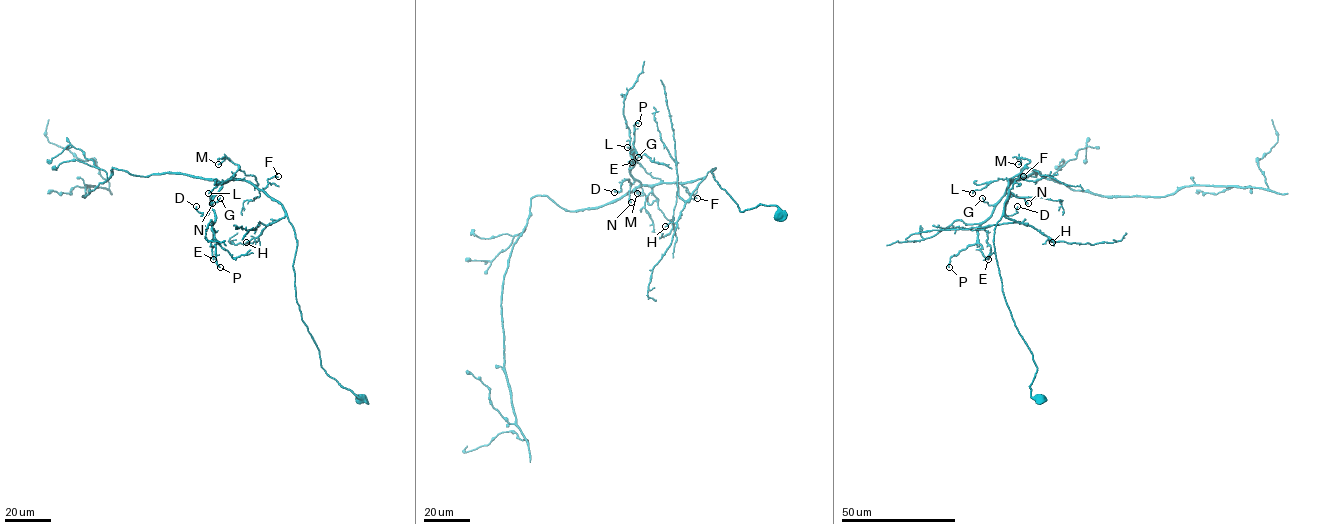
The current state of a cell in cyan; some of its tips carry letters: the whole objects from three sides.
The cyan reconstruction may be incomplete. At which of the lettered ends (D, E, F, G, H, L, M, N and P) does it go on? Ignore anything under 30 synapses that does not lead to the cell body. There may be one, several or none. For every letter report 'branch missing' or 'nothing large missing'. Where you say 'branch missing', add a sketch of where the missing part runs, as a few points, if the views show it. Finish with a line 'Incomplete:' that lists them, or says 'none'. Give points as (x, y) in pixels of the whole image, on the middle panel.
D: nothing large missing
E: nothing large missing
F: nothing large missing
G: nothing large missing
H: nothing large missing
L: nothing large missing
M: nothing large missing
N: nothing large missing
P: nothing large missing
Incomplete: none

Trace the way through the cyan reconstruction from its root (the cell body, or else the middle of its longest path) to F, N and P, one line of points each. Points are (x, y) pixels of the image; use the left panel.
F: (360, 400), (322, 368), (302, 318), (293, 267), (295, 231), (284, 207), (263, 190), (268, 179), (278, 176)
N: (360, 400), (322, 368), (302, 318), (293, 267), (297, 240), (284, 207), (239, 179), (227, 180), (212, 203)
P: (360, 400), (322, 368), (302, 318), (297, 240), (284, 207), (244, 180), (227, 180), (212, 201), (220, 267)

